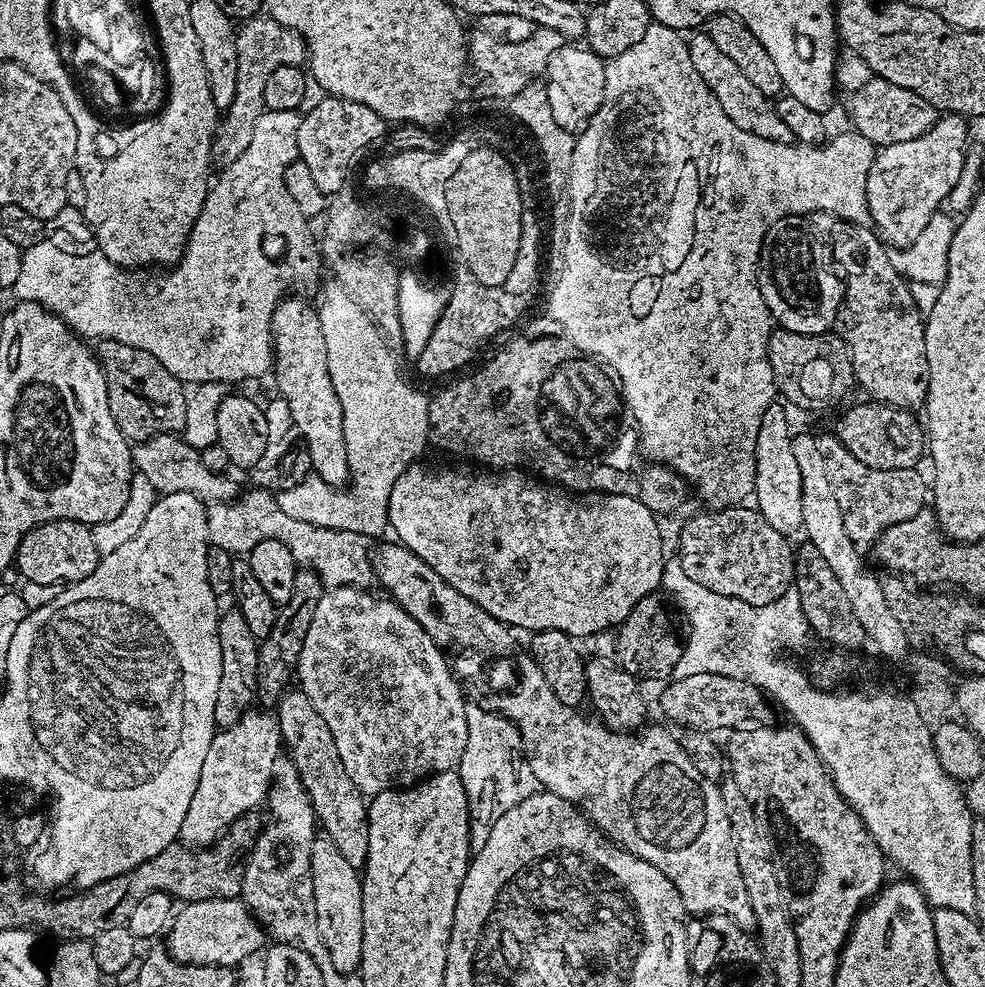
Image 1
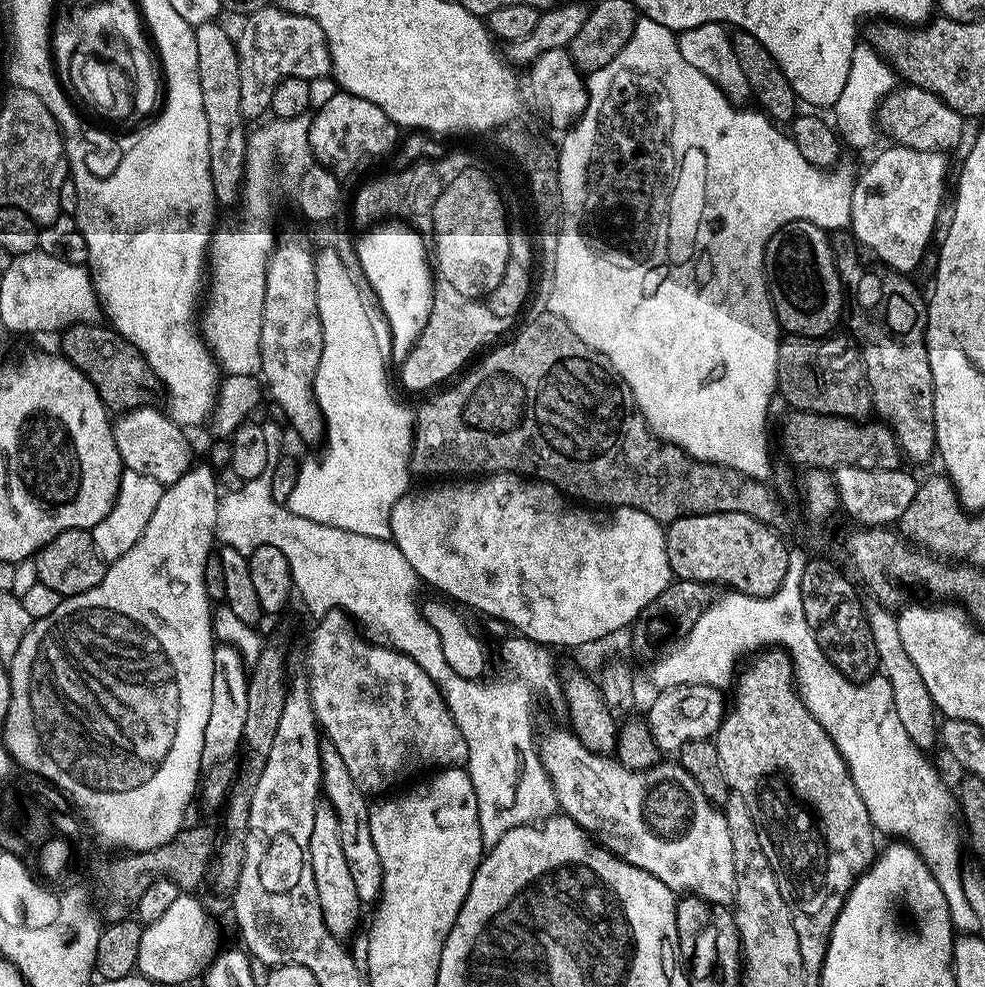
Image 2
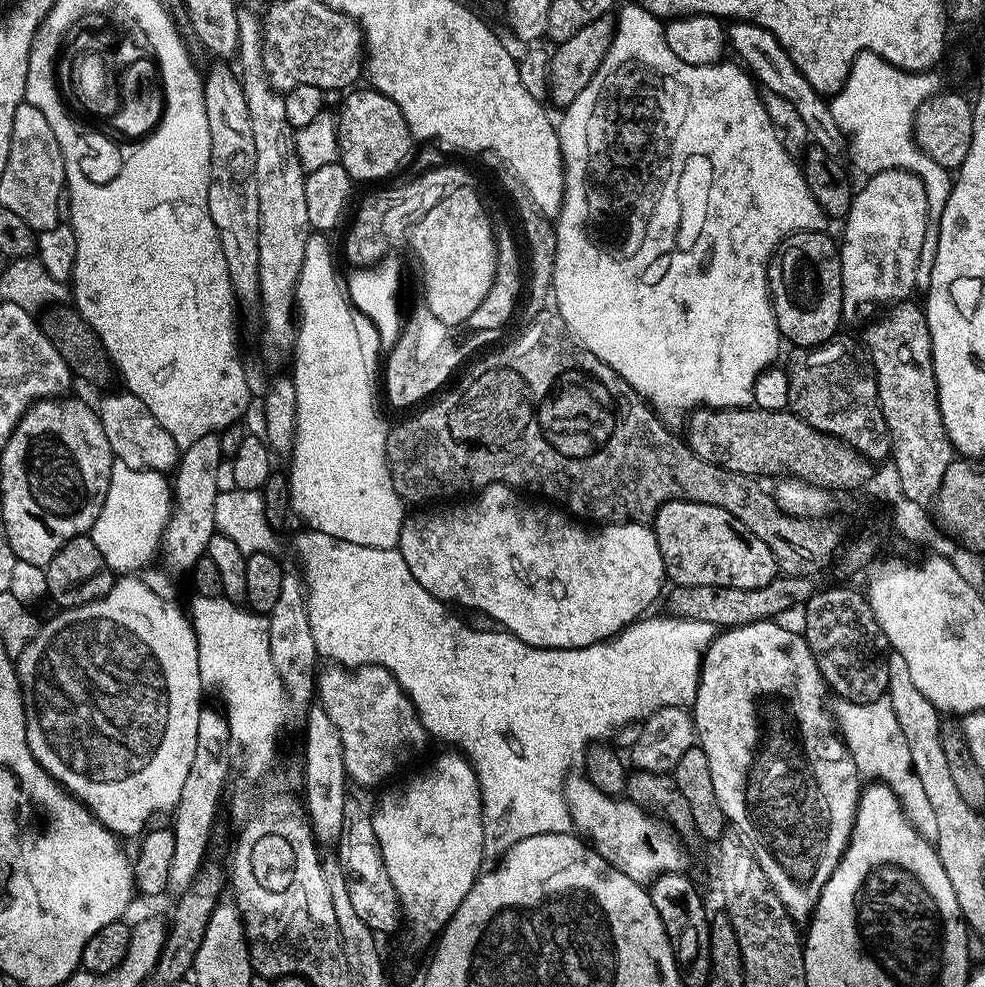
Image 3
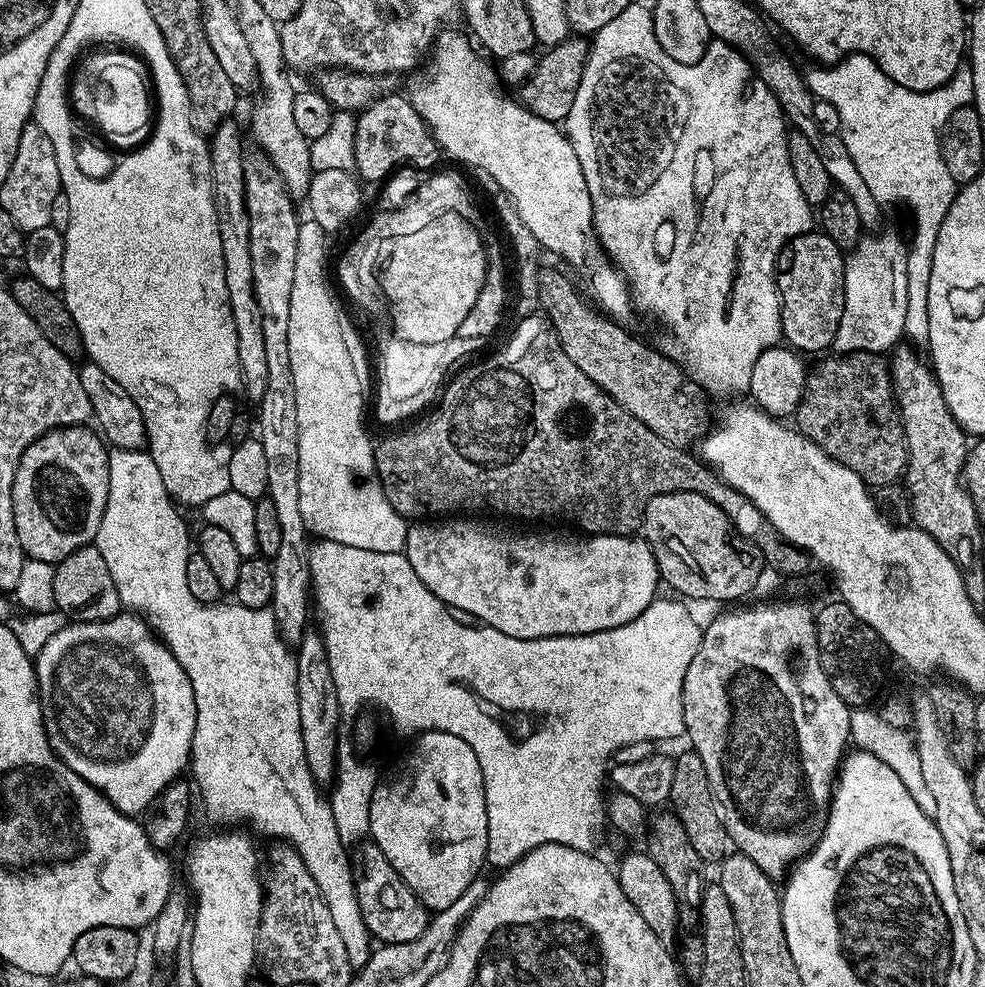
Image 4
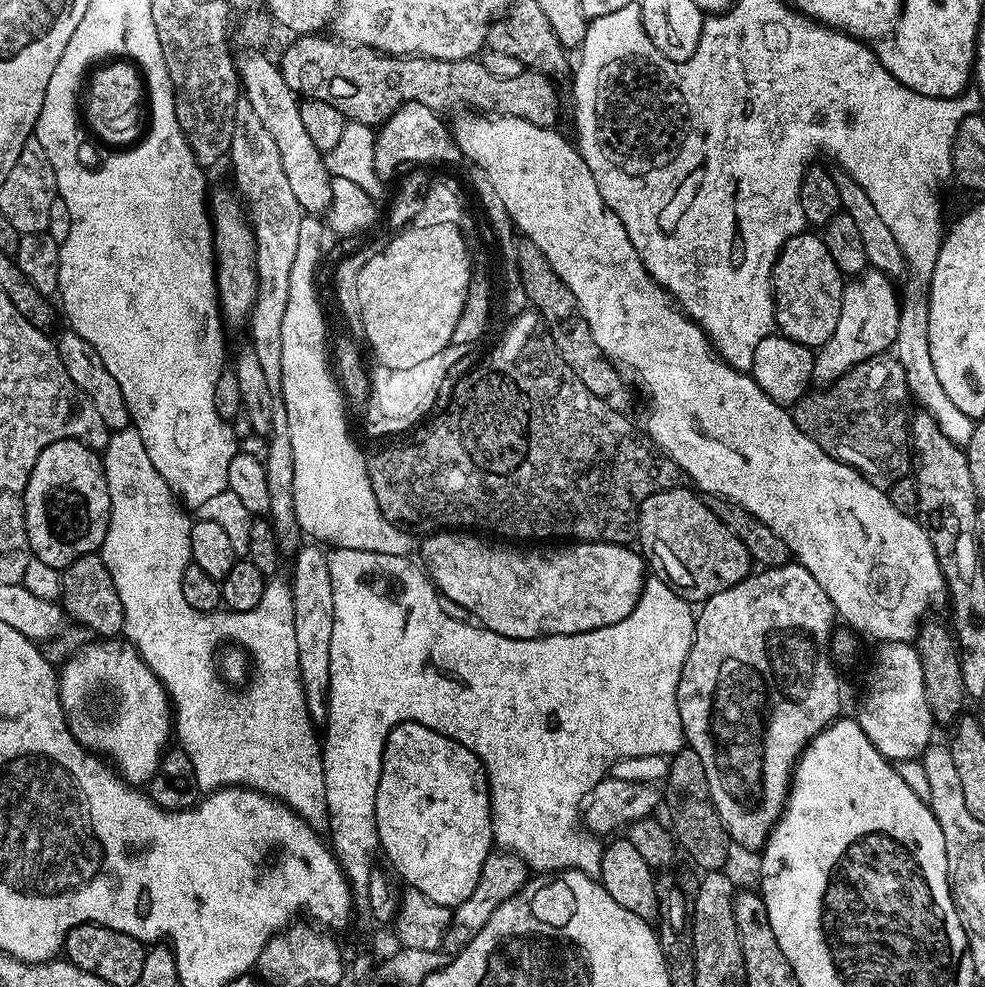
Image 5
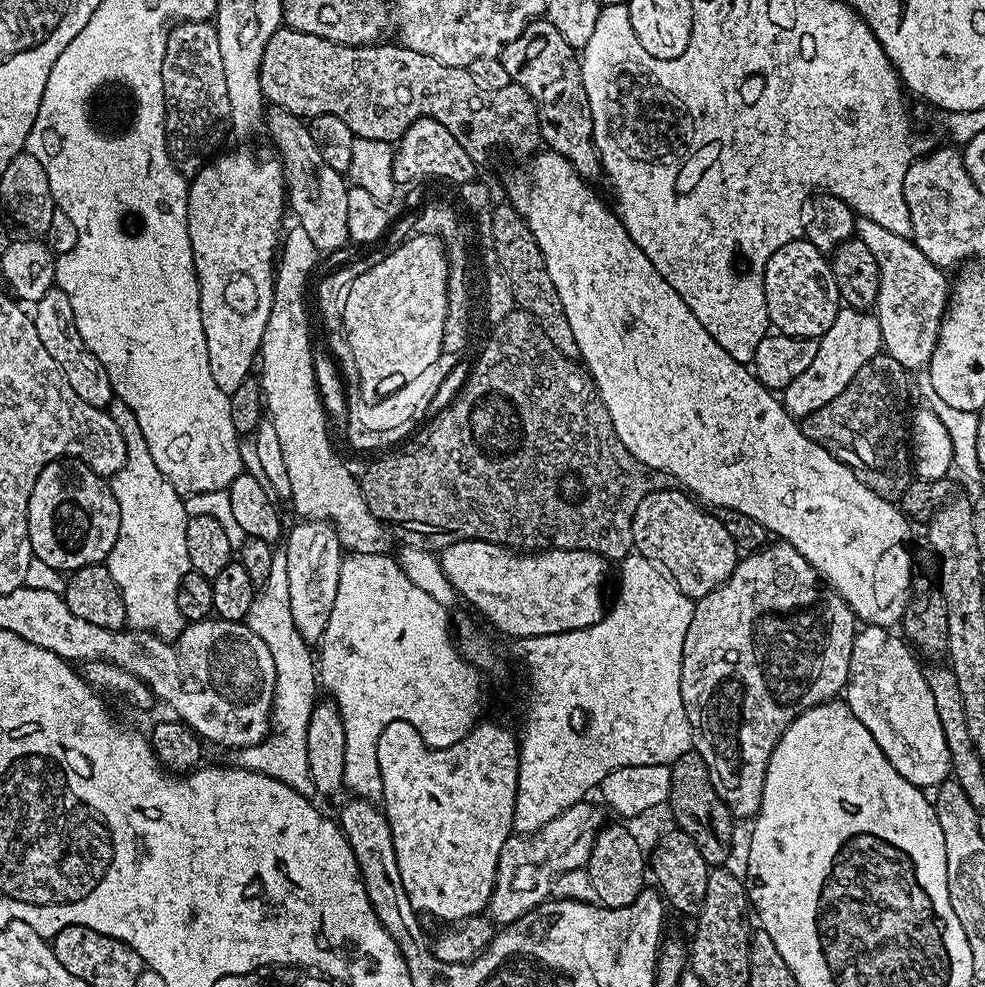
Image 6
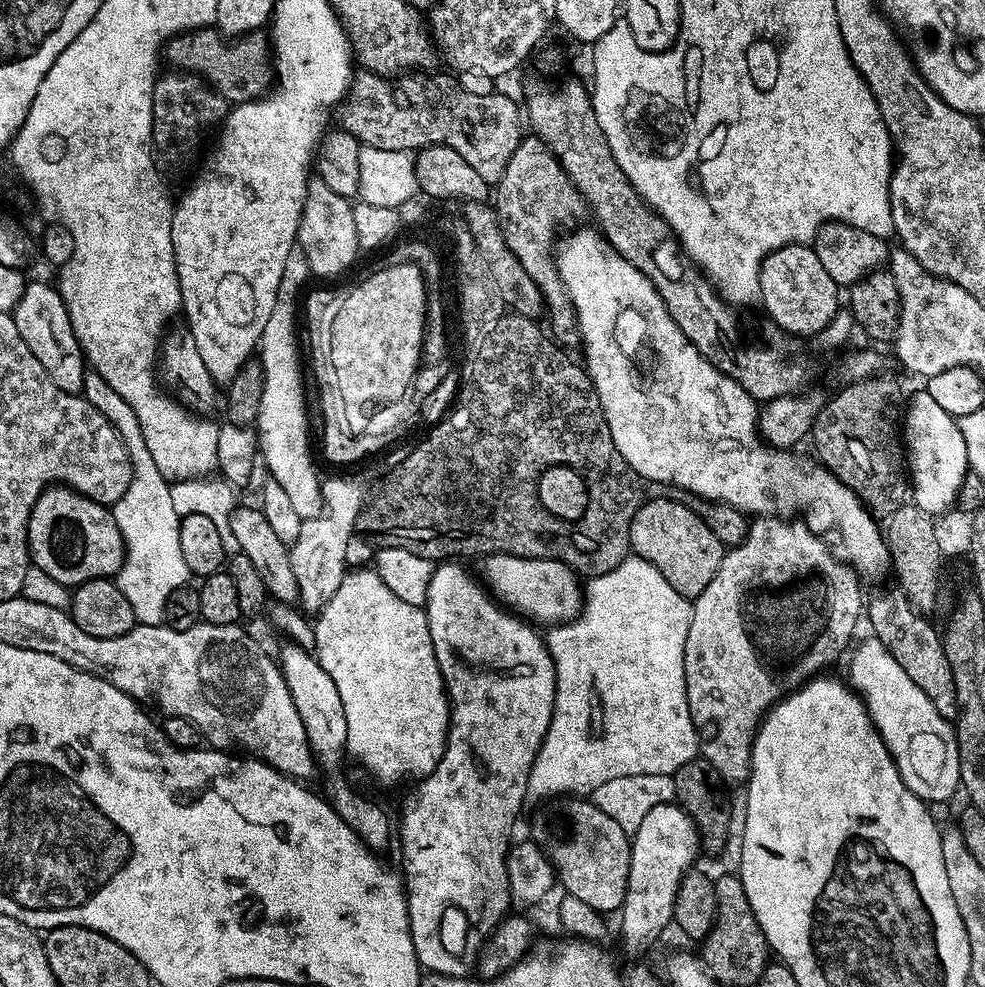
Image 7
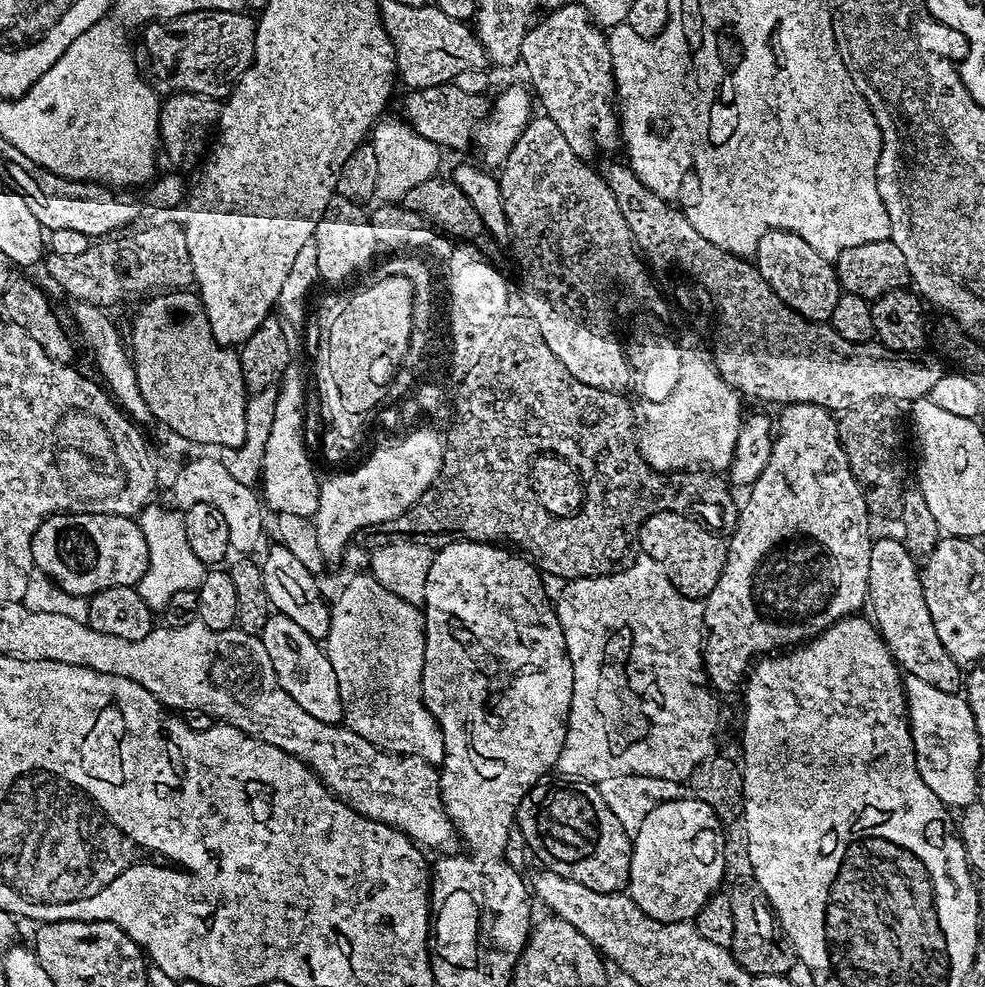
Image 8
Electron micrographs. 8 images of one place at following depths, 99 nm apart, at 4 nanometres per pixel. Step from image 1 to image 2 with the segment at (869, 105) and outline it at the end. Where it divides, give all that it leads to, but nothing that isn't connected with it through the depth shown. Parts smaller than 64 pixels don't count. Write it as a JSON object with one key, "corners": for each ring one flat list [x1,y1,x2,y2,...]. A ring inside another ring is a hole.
{"corners":[[900,86,880,103,878,128,881,133,893,136,897,145,913,148,919,152,947,153,948,148,956,148,964,136,965,117,959,116,942,98,911,86]]}

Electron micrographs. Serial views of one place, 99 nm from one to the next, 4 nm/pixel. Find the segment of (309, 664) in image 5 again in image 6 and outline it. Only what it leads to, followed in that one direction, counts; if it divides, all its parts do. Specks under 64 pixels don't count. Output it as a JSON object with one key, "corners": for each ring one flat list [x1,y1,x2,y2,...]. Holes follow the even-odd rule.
{"corners":[[301,519,292,529,287,529,286,539,282,547,286,550,286,575,290,585,290,614,294,617,294,626,298,626,298,634,309,646,319,645,324,637,326,625,330,622,330,610,334,610,334,594,338,594,338,574,342,549,335,528,326,520]]}

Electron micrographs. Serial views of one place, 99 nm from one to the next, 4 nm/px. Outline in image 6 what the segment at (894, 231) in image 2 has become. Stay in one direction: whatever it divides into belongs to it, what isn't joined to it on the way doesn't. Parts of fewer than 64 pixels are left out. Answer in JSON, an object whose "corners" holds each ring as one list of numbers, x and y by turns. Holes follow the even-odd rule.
{"corners":[[847,306,841,307,834,325,819,337,818,351,812,364,782,392,782,403,792,417,804,419,827,402,842,394,850,379,870,360,881,353,881,327,873,313]]}

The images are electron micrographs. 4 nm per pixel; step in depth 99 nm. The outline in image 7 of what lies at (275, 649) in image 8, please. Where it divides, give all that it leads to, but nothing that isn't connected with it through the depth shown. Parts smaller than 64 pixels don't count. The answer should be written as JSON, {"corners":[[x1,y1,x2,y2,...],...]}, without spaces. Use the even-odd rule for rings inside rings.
{"corners":[[284,642,280,648,280,656,278,655,278,663,280,672,284,675,286,686,290,690,290,698,294,702,294,706,298,710,298,718,302,718,302,726,306,726,306,738,312,747,312,754,316,758,319,771,328,775,328,792,327,799,330,801,332,808,346,822,346,826,350,826,350,830,354,830,357,838,364,843,367,848,373,850,381,850,388,843,394,840,394,824,388,821,388,816,375,804,372,800,367,800,364,796,359,796,346,781,340,777,340,767,346,761,346,753,348,750,348,739,346,738,346,710,342,706,342,694,338,694,338,686,334,686,334,678,330,678,330,674,326,674,326,670,322,670,320,661,305,645]]}

